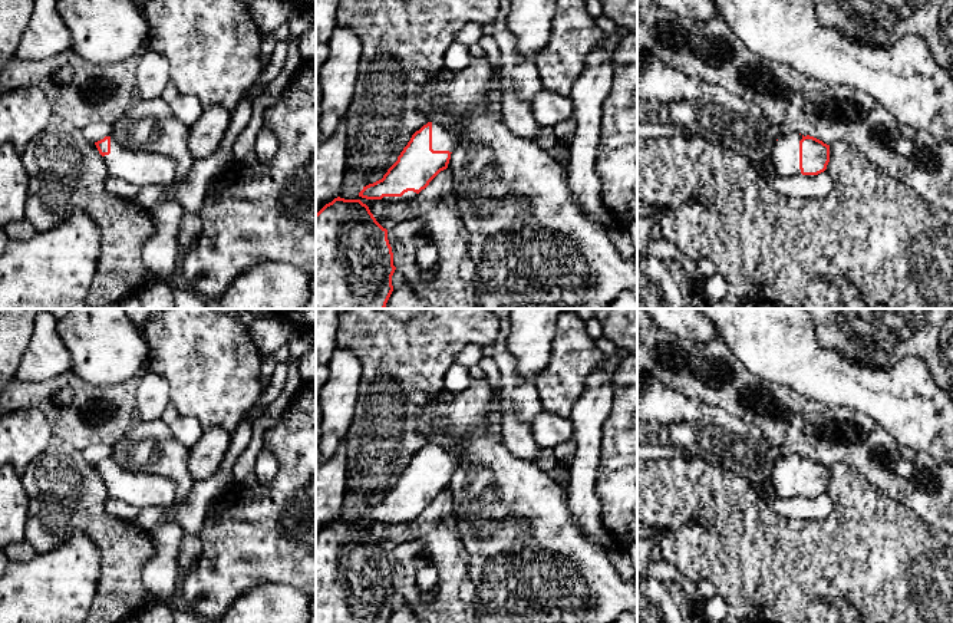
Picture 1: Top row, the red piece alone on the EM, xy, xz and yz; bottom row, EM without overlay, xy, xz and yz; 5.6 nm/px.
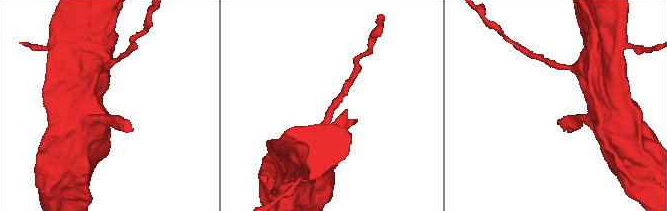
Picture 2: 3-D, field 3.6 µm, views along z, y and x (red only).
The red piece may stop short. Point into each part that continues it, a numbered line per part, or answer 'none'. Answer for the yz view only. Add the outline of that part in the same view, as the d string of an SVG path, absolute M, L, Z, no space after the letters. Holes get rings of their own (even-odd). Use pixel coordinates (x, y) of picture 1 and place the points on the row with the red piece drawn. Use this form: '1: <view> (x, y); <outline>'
1: yz (785, 154); M794 132L779 138L772 148L771 159L779 177L801 174L799 169L799 141L802 135Z

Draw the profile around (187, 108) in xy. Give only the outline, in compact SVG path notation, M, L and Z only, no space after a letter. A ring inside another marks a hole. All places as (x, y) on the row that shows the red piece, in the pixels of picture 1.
M178 93L171 102L172 113L189 129L204 112L201 102L194 95Z

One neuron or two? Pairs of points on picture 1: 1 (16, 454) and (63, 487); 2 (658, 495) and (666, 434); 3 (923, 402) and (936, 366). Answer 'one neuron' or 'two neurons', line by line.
1: two neurons
2: two neurons
3: two neurons

